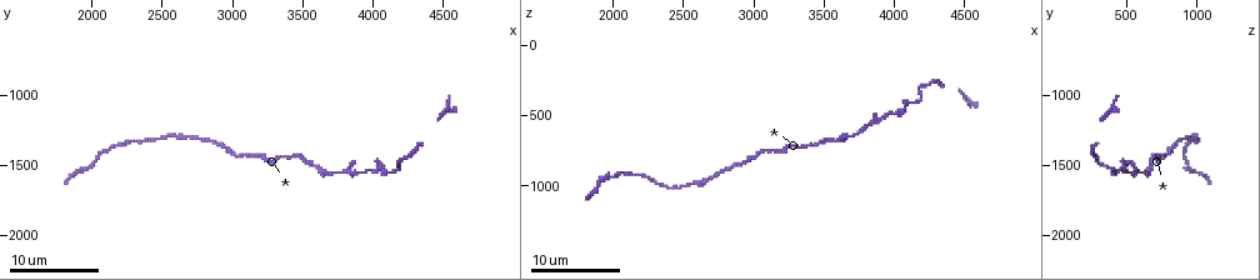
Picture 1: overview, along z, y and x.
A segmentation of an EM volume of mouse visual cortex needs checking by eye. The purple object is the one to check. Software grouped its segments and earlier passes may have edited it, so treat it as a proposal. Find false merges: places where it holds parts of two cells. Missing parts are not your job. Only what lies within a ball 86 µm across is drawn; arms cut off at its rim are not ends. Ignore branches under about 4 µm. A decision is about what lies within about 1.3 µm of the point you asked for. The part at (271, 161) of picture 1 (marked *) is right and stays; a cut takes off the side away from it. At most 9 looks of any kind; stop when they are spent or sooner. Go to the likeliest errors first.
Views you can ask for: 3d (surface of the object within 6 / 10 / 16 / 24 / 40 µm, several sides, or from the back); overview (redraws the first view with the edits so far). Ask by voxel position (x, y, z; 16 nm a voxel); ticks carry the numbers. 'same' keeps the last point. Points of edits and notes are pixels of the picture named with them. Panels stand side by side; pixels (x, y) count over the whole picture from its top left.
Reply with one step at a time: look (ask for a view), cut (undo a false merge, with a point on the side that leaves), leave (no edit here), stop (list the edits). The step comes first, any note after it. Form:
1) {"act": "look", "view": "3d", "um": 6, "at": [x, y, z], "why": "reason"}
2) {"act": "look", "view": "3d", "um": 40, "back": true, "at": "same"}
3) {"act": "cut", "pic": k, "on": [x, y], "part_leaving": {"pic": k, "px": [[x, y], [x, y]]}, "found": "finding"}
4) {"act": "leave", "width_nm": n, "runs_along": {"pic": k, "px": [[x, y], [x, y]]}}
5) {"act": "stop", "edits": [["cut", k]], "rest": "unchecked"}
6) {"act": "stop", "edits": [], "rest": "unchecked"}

{"act": "look", "view": "3d", "um": 10, "at": [4020, 1540, 480], "why": "three arms meet"}

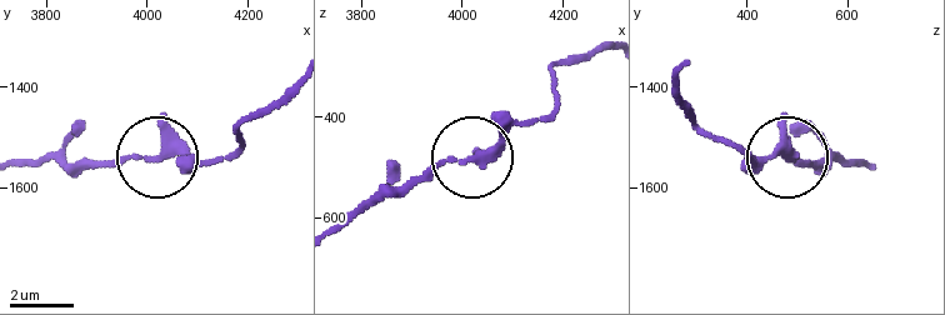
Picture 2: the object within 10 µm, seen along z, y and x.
{"act": "look", "view": "3d", "um": 6, "at": [4030, 1535, 485]}

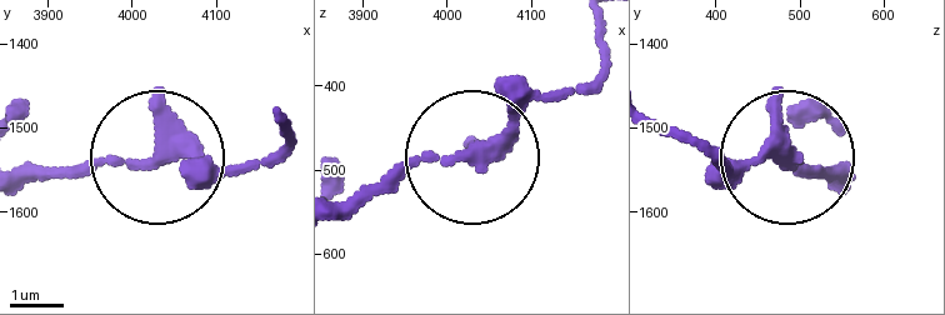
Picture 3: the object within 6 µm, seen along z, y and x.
{"act": "leave", "width_nm": 260, "runs_along": {"pic": 3, "px": [[339, 215], [420, 165], [474, 156], [541, 99], [576, 94]]}, "found": "one cell here"}

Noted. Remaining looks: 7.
{"act": "look", "view": "3d", "um": 10, "at": [2540, 1300, 980], "why": "sudden change in width"}

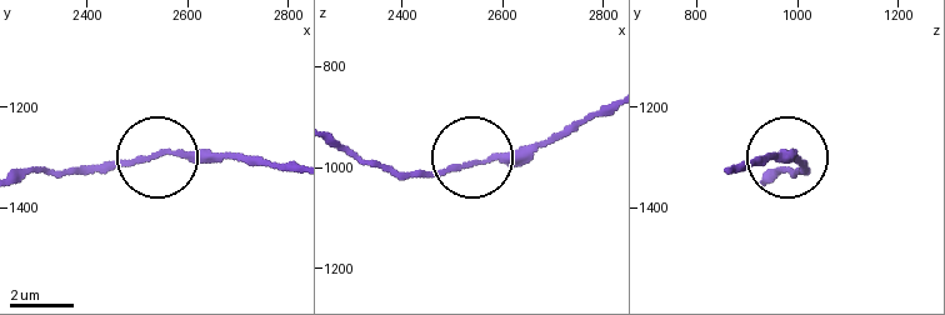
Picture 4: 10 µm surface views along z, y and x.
{"act": "leave", "runs_along": {"pic": 4, "px": [[603, 106], [546, 139], [425, 176], [396, 176]]}, "found": "all the same cell"}

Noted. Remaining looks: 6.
{"act": "look", "view": "3d", "um": 10, "at": [2920, 1380, 820], "why": "thick turns thin"}

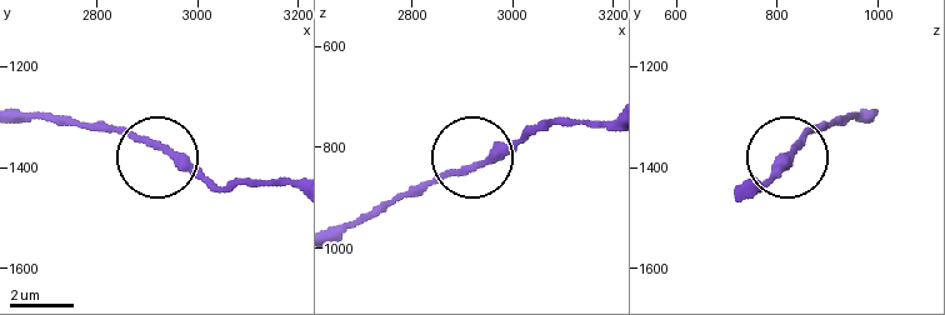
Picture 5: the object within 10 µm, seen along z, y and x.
{"act": "leave", "runs_along": {"pic": 5, "px": [[605, 120], [540, 123], [414, 190]]}, "found": "all the same cell"}

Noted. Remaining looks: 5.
{"act": "look", "view": "3d", "um": 16, "at": [2020, 1480, 940]}

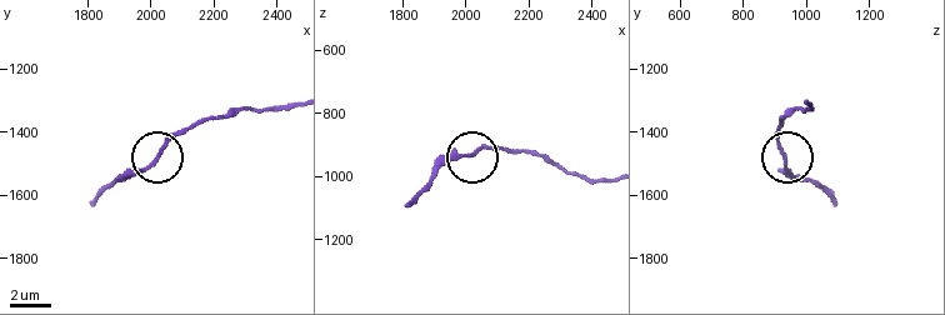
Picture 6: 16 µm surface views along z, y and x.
{"act": "leave", "runs_along": {"pic": 6, "px": [[291, 104], [236, 109], [196, 121], [123, 178]]}, "found": "continuous, no second cell"}

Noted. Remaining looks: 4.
{"act": "stop", "edits": [], "rest": "unchecked"}

